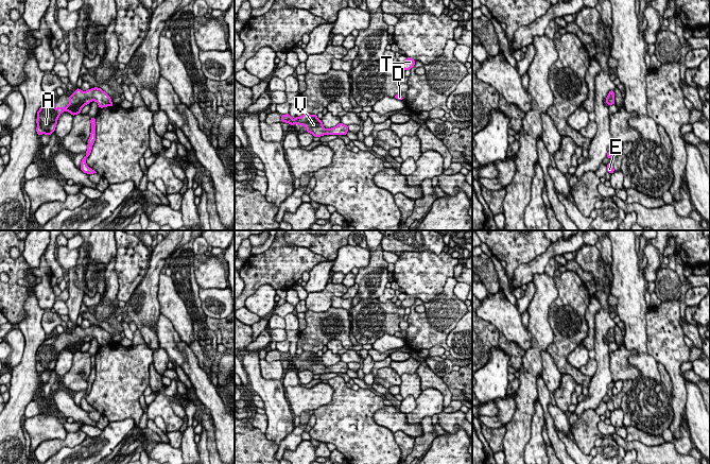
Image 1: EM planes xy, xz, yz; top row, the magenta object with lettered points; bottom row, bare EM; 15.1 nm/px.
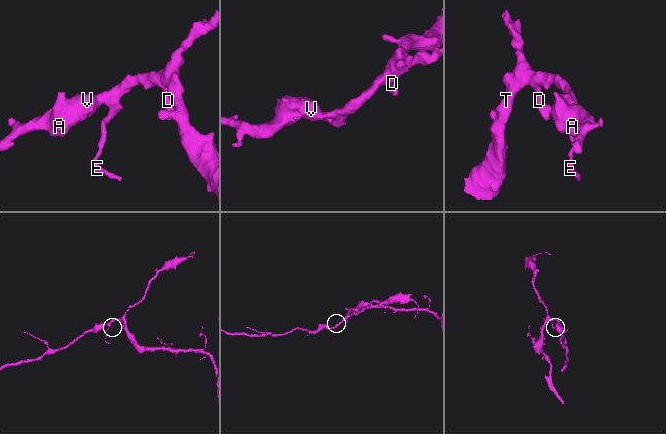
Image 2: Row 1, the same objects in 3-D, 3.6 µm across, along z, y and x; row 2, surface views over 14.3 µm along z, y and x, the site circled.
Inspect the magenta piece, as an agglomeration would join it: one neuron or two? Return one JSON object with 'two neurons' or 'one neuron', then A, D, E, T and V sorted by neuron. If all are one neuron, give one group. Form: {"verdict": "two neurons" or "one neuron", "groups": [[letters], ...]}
{"verdict": "one neuron", "groups": [["A", "D", "E", "T", "V"]]}

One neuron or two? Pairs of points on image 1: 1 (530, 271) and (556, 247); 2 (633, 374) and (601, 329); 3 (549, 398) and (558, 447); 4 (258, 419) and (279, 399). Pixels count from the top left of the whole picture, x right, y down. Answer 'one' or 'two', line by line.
1: one
2: two
3: one
4: two

